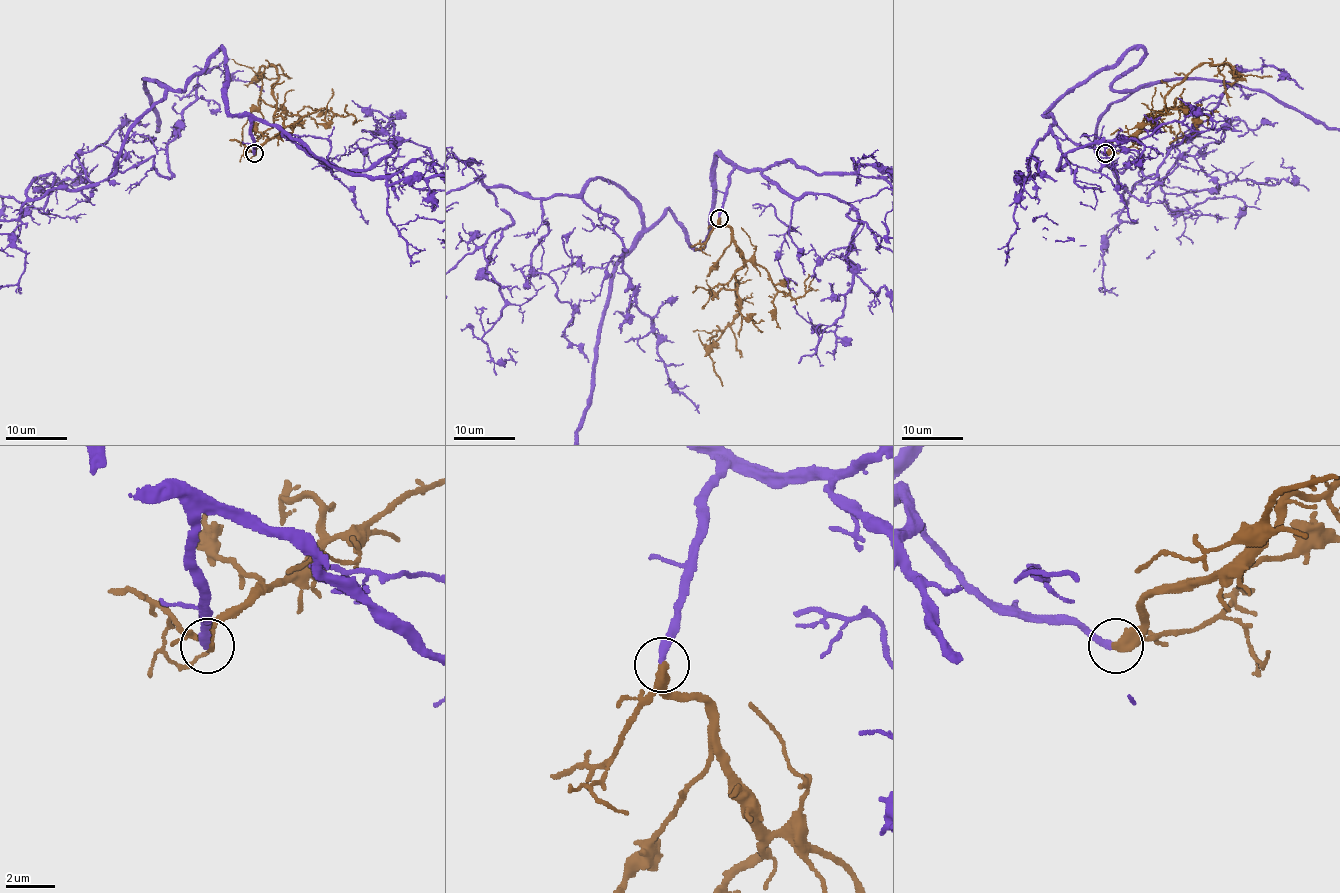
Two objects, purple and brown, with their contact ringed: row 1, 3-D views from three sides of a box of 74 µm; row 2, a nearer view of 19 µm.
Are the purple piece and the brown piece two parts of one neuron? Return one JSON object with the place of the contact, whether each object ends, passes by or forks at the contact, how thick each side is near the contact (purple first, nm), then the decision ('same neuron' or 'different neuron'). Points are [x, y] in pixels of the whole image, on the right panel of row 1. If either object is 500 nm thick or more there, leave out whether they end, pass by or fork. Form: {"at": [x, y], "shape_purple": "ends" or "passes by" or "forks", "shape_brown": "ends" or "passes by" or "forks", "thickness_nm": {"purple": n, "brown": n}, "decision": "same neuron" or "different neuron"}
{"at": [1105, 153], "thickness_nm": {"purple": 280, "brown": 500}, "decision": "same neuron"}

